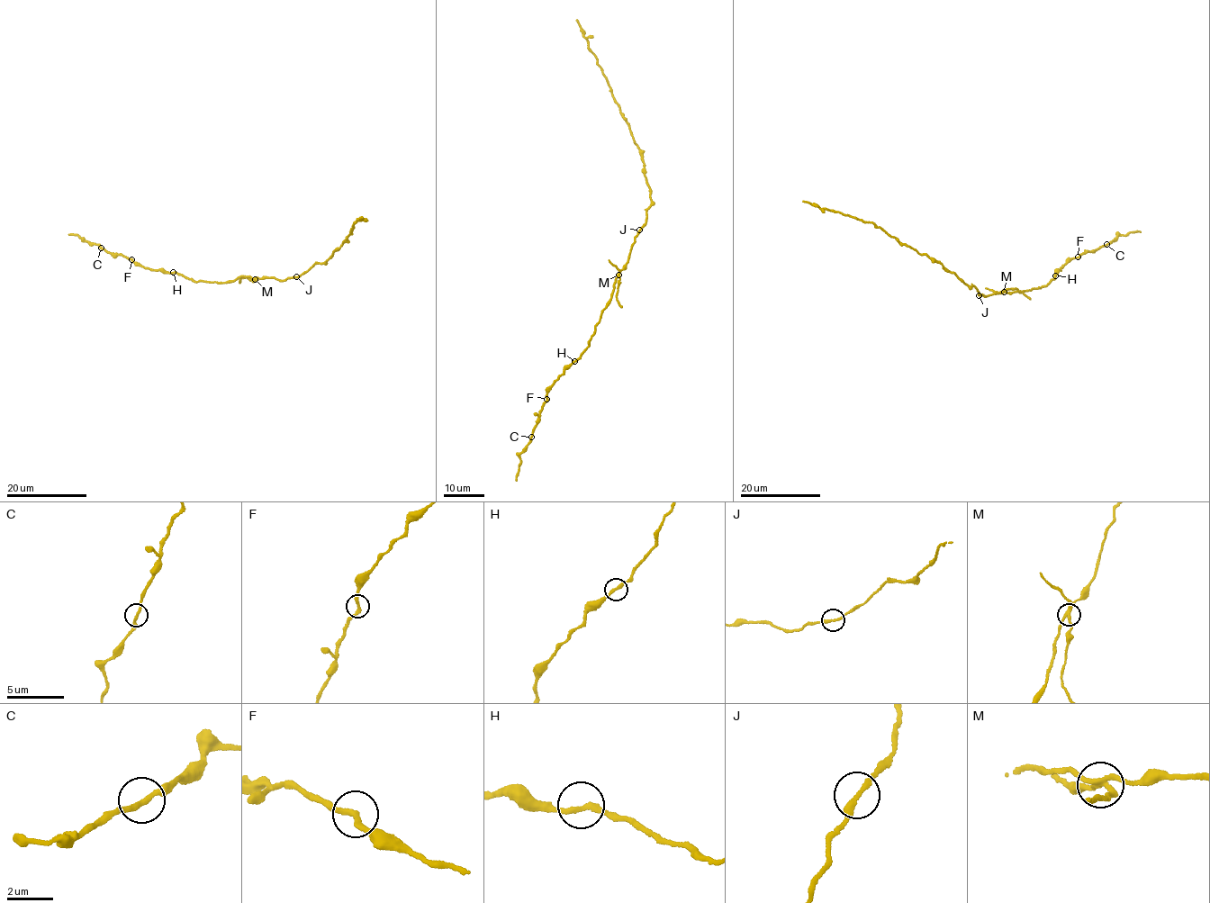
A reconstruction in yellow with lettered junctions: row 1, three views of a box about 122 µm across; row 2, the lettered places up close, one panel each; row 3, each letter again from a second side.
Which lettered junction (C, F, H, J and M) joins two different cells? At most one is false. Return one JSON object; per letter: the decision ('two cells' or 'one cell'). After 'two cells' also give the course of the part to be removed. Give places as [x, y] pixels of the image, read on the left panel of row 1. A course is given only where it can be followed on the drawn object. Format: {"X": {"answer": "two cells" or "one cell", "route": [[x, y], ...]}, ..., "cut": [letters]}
{"C": {"answer": "one cell"}, "F": {"answer": "one cell"}, "H": {"answer": "one cell"}, "J": {"answer": "one cell"}, "M": {"answer": "two cells", "route": [[255, 278], [241, 277], [239, 283]]}, "cut": ["M"]}

